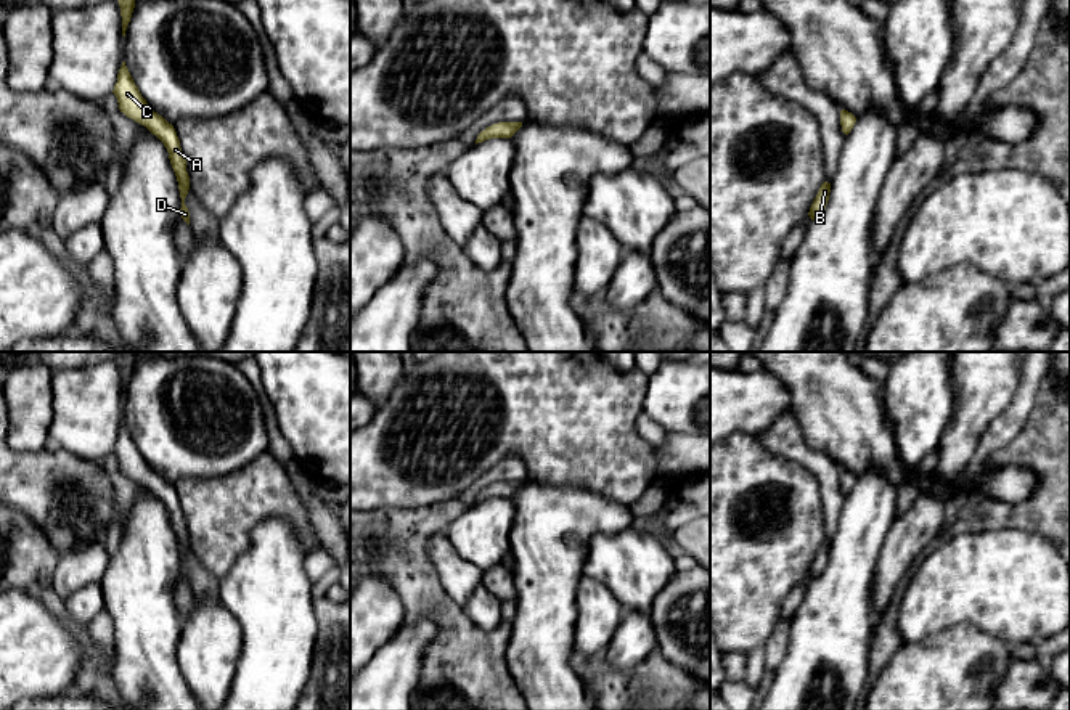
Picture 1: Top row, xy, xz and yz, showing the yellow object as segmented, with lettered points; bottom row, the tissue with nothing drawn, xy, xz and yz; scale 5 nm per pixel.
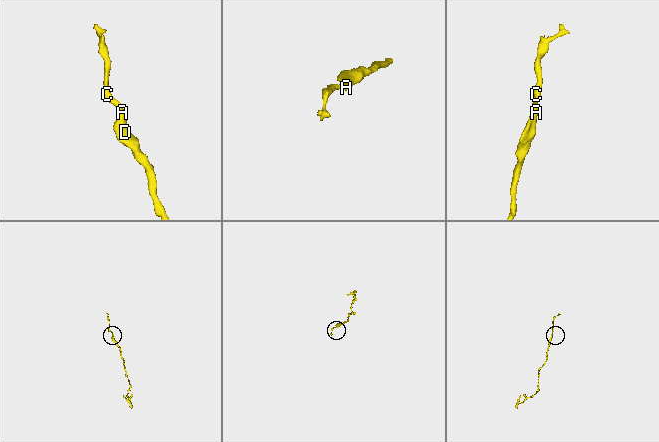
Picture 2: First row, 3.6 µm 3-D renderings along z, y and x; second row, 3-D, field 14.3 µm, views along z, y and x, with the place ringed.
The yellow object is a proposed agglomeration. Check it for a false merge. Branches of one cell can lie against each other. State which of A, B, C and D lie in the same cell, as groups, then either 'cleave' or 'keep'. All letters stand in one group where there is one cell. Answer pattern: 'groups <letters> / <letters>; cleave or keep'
groups A B C D; keep

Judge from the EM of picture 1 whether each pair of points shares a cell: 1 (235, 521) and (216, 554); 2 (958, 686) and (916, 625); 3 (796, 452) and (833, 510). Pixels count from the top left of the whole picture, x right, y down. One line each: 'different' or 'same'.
1: same
2: different
3: same

